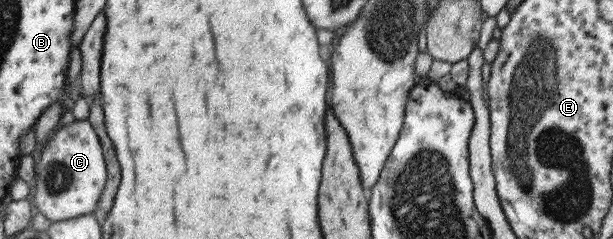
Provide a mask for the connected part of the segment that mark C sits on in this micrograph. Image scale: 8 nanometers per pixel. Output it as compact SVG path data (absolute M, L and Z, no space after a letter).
M73 120L55 130L36 152L35 184L30 192L33 208L50 222L92 214L106 180L101 146L88 120Z

